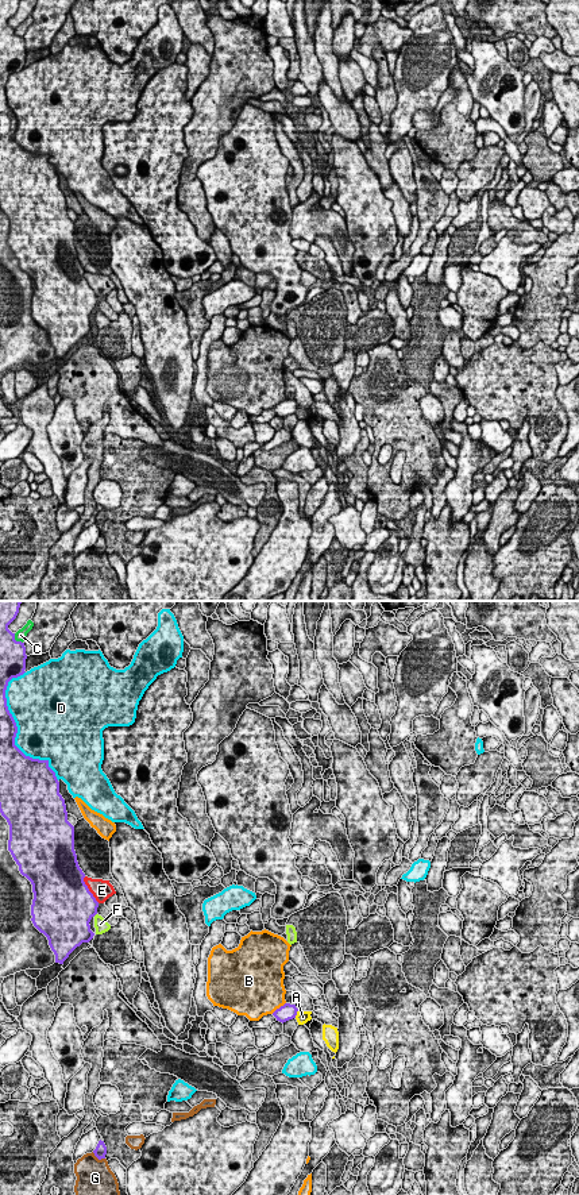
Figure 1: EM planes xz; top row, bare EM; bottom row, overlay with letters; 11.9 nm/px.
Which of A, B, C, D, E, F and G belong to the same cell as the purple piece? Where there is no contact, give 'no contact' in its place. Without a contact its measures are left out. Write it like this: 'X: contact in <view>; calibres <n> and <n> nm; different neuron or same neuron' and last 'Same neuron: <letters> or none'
A: contact in xz; calibres 190 and 160 nm; different neuron
B: contact in xz; calibres 190 and 480 nm; different neuron
C: contact in xz; calibres 320 and 130 nm; different neuron
D: contact in xz; calibres 220 and 480 nm; different neuron
E: contact in xz; calibres 500 and 240 nm; different neuron
F: contact in xz; calibres 460 and 160 nm; different neuron
G: contact in xz; calibres 140 and 420 nm; different neuron
Same neuron: none

